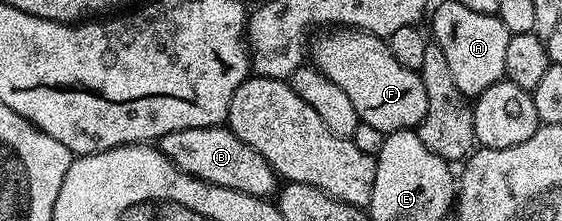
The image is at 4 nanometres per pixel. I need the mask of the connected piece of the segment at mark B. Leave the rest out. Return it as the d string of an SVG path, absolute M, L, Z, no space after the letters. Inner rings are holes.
M225 125L171 131L159 139L159 148L167 159L175 163L175 167L212 185L266 199L272 198L279 188L279 178L271 163L267 163L267 159L263 159L255 147L247 147L247 143L243 143L243 139L239 139L239 135Z

